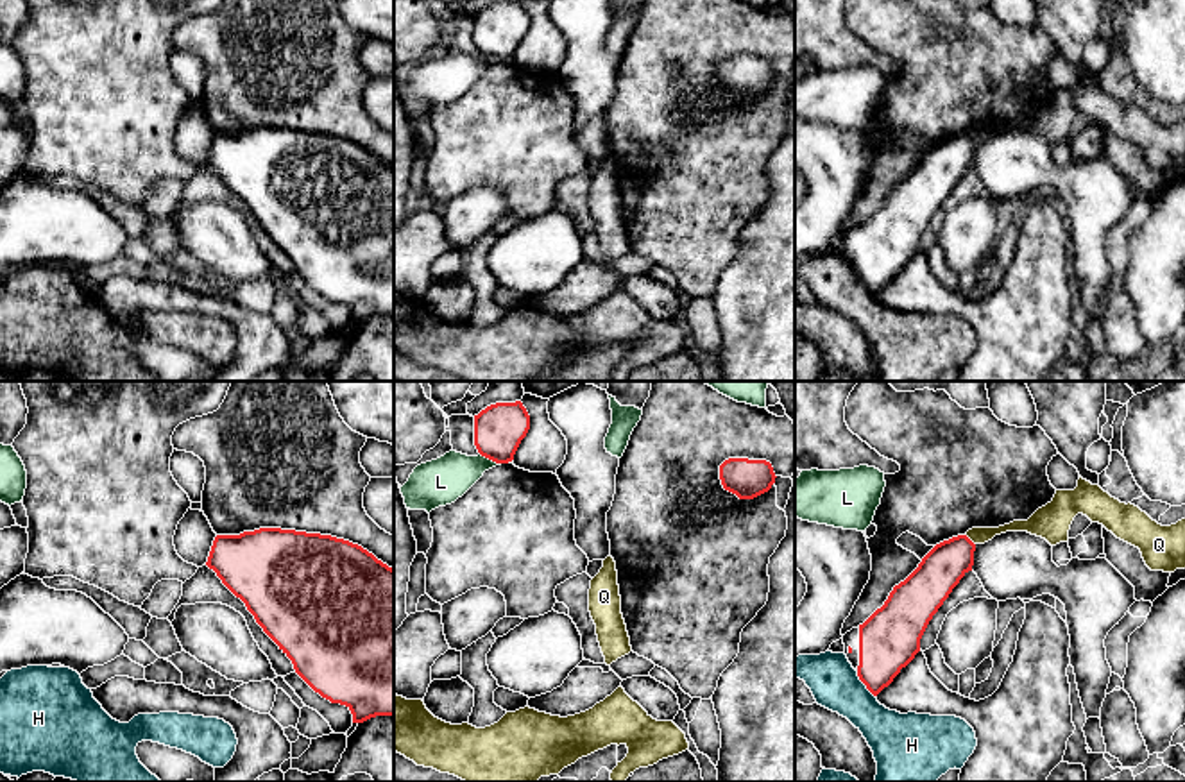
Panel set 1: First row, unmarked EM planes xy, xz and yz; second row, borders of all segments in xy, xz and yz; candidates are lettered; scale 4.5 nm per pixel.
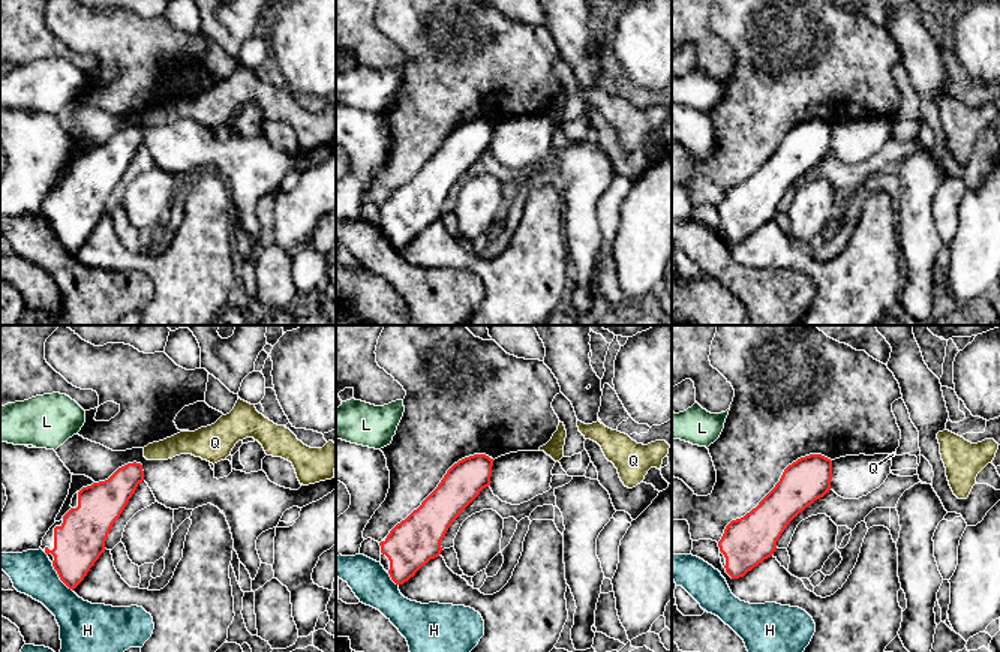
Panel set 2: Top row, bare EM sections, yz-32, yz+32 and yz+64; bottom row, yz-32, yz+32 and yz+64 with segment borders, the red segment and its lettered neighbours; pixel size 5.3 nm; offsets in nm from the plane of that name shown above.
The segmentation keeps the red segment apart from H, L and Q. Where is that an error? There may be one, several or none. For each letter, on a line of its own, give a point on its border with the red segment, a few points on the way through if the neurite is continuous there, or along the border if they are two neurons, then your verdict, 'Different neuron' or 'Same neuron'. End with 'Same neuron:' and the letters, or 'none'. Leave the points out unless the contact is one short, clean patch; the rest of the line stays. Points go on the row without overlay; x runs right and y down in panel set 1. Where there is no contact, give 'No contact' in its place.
H: Touches red at yz (863, 281). Different neuron
L: Touches red at xz (491, 58). Different neuron
Q: Touches red at yz (969, 138). Boundary: yz (965, 133), (974, 144). Different neuron
Same neuron: none

